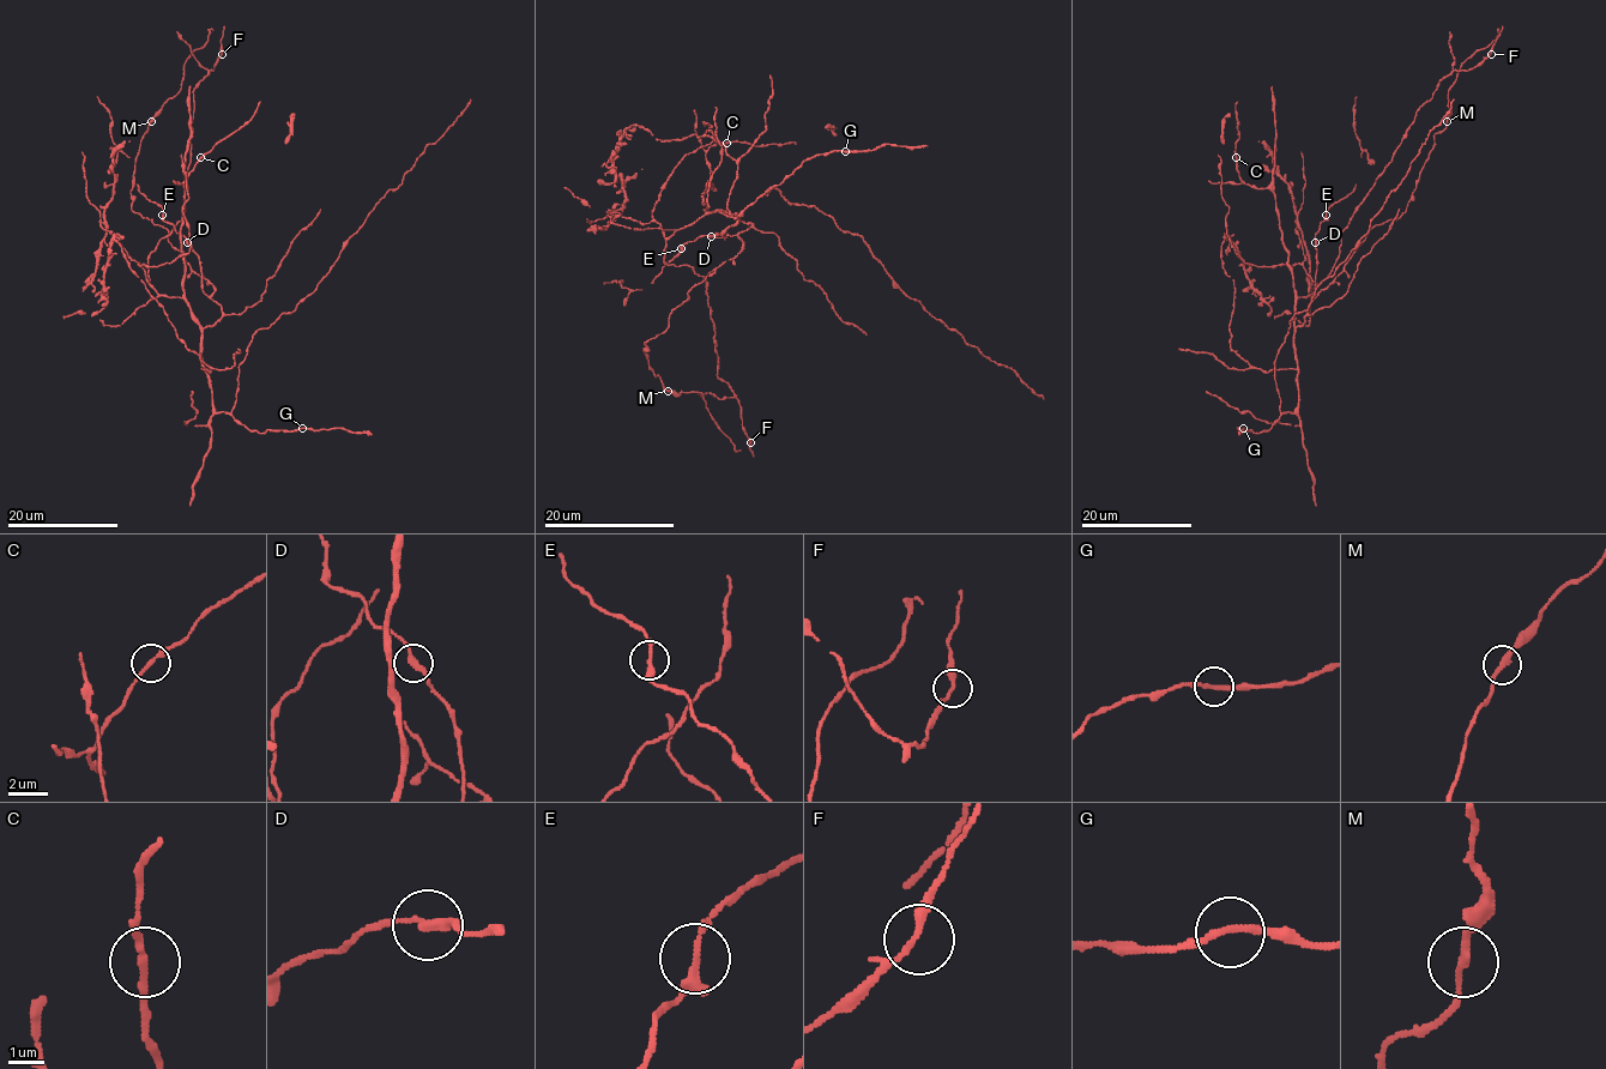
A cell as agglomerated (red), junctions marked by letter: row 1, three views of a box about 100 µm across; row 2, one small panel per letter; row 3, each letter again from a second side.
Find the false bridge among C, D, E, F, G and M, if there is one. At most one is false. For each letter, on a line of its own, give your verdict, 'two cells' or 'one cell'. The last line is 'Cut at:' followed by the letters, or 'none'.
C: one cell
D: one cell
E: one cell
F: one cell
G: one cell
M: one cell
Cut at: none

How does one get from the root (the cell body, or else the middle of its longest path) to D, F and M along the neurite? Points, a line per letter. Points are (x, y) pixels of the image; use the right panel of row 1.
D: (1297, 384), (1294, 328), (1304, 321), (1315, 296), (1315, 243)
F: (1297, 384), (1294, 301), (1308, 296), (1330, 273), (1341, 233), (1437, 84), (1455, 71), (1475, 67), (1491, 54)
M: (1297, 384), (1294, 328), (1368, 233), (1405, 211), (1434, 136), (1447, 121)

